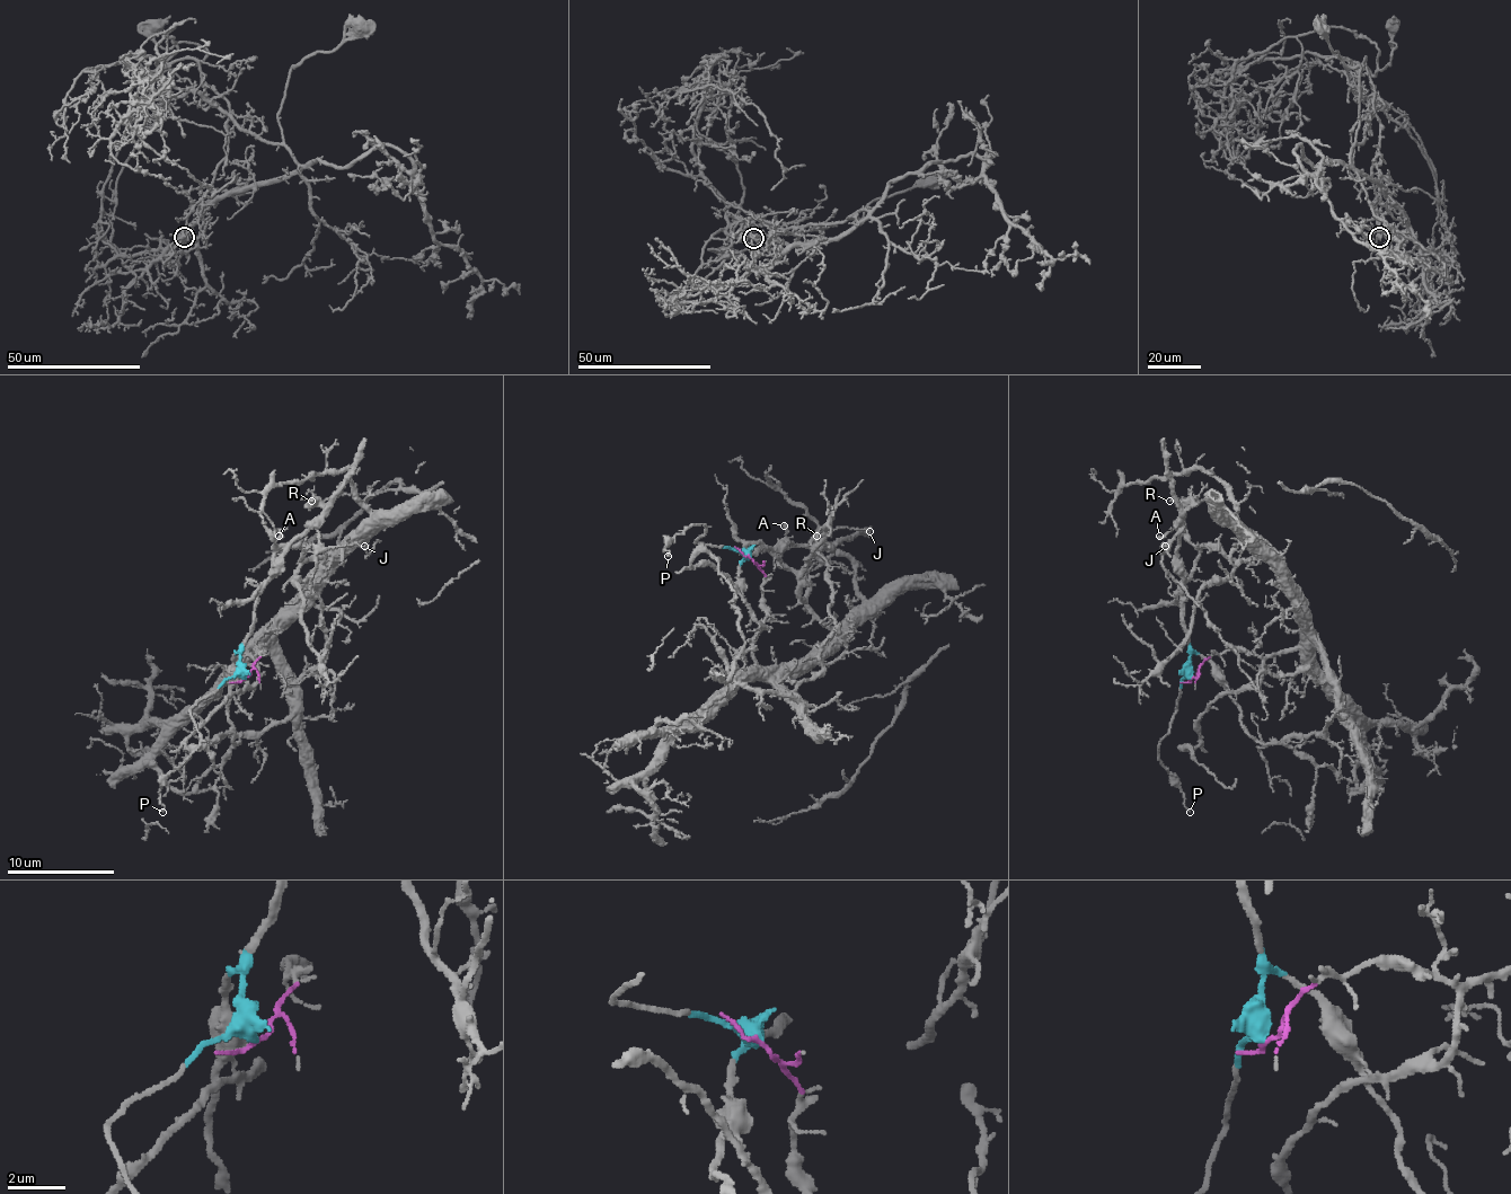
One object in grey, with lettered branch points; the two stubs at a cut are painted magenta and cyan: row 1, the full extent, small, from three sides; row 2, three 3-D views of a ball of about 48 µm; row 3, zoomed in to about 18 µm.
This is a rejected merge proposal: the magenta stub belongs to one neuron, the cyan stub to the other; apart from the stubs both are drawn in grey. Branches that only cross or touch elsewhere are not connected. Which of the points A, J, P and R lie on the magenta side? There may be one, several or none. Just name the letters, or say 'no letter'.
A

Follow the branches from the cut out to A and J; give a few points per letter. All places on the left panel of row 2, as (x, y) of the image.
A: (244, 679), (259, 657), (246, 649), (326, 556), (300, 558), (302, 550), (275, 542), (279, 534)
J: (244, 677), (241, 642), (252, 626), (255, 596), (281, 554), (308, 529), (316, 532), (326, 548), (364, 546)

